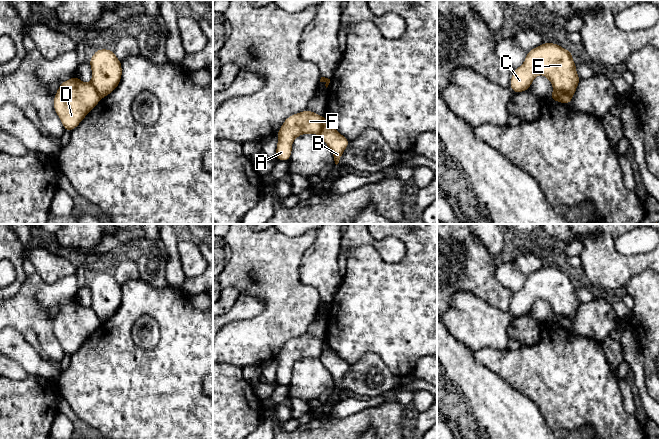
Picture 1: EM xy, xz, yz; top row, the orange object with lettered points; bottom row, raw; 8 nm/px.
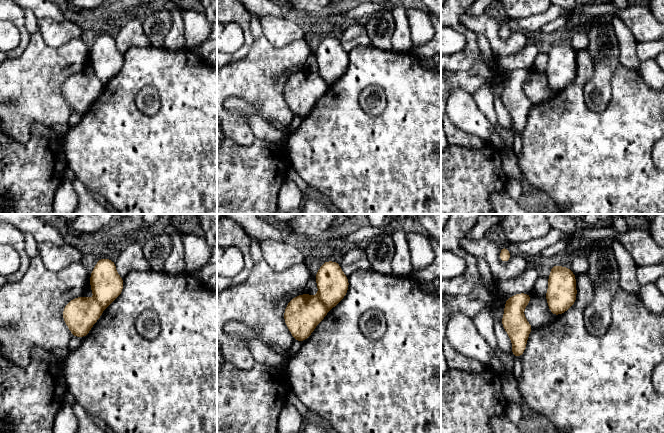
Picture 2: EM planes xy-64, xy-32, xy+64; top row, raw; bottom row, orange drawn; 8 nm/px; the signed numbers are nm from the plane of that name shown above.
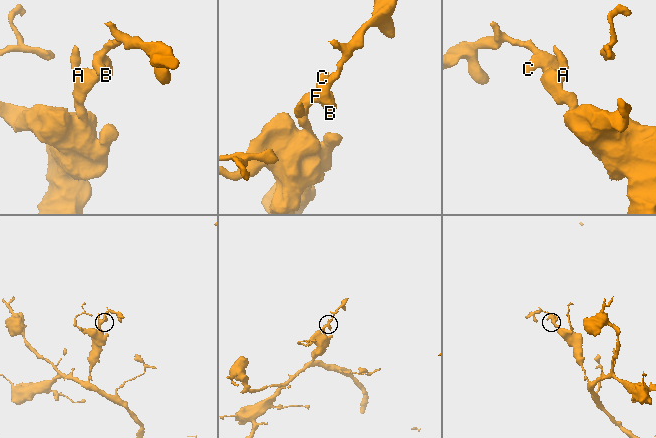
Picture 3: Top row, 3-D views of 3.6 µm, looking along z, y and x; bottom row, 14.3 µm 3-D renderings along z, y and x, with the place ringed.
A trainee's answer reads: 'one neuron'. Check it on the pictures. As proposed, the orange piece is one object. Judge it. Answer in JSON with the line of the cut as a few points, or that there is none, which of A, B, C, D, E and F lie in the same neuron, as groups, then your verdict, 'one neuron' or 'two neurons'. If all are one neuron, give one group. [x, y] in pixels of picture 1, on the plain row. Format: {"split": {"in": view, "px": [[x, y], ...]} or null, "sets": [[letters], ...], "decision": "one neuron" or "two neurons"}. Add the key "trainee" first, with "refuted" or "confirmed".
{"trainee": "refuted", "split": {"in": "yz", "px": [[554, 314], [566, 316], [571, 321]]}, "sets": [["A", "D", "F"], ["B", "C", "E"]], "decision": "two neurons"}

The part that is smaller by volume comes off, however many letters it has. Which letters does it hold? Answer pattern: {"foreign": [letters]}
{"foreign": ["B", "C", "E"]}

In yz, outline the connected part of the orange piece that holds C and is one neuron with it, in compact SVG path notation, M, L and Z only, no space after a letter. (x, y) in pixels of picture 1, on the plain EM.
M543 266L527 276L524 287L514 293L510 312L514 317L528 315L534 302L541 298L549 303L554 315L573 321L581 303L572 276L556 267Z

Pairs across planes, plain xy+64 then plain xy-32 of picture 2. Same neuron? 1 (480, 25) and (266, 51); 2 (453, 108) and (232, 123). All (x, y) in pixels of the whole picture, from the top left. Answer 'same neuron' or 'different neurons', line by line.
1: different neurons
2: different neurons

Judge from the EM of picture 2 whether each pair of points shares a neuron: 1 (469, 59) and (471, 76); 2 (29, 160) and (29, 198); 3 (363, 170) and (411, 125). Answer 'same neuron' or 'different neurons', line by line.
1: different neurons
2: same neuron
3: same neuron

